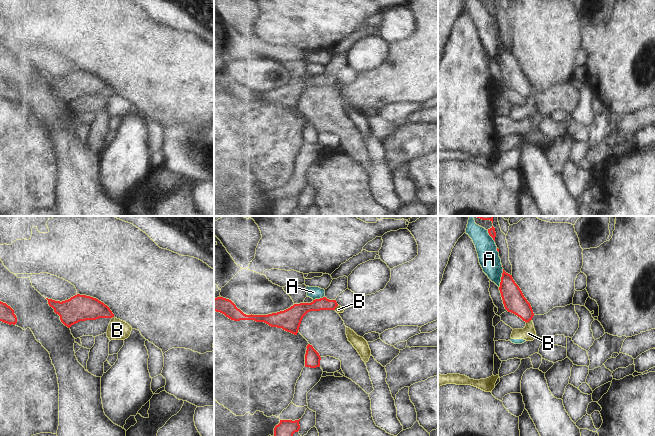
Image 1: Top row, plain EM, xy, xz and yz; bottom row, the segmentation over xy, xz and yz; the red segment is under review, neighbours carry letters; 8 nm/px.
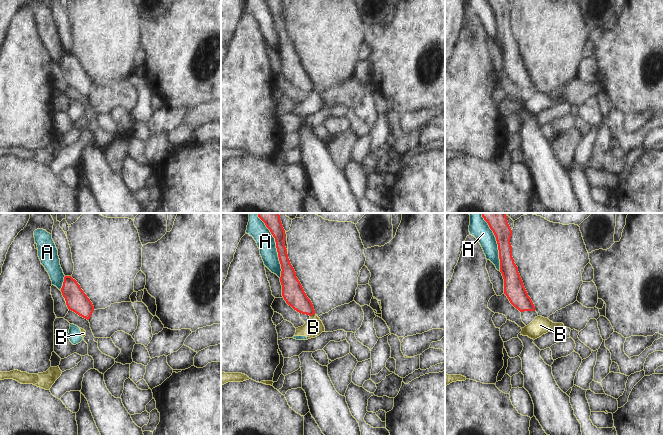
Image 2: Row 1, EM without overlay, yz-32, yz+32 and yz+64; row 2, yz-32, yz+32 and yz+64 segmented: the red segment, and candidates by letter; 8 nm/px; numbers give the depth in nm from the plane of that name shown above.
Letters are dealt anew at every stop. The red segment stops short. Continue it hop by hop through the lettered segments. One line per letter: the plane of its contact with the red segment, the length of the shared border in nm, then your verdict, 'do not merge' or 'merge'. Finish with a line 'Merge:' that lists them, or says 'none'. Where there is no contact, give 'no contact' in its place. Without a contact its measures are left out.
A: yz | 160 nm | do not merge
B: yz | 60 nm | do not merge
Merge: none

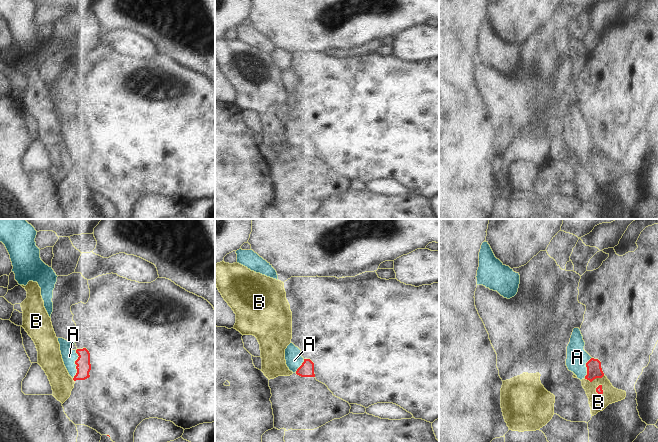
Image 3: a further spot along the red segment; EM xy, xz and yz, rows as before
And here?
A: xy | 240 nm | merge
B: yz | 170 nm | do not merge
Merge: A

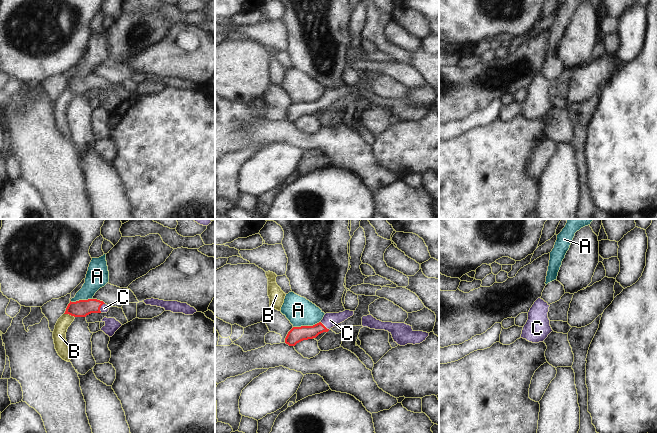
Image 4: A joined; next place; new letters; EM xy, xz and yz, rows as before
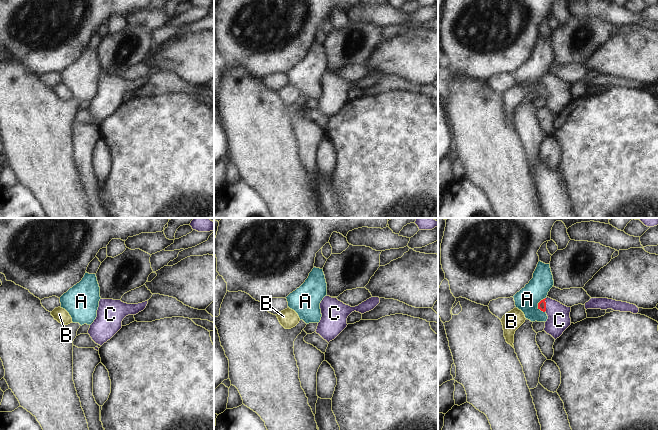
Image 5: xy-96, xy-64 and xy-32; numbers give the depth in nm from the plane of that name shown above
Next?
A: xz | 220 nm | do not merge
B: xy | 90 nm | do not merge
C: xy | 90 nm | merge
Merge: C

